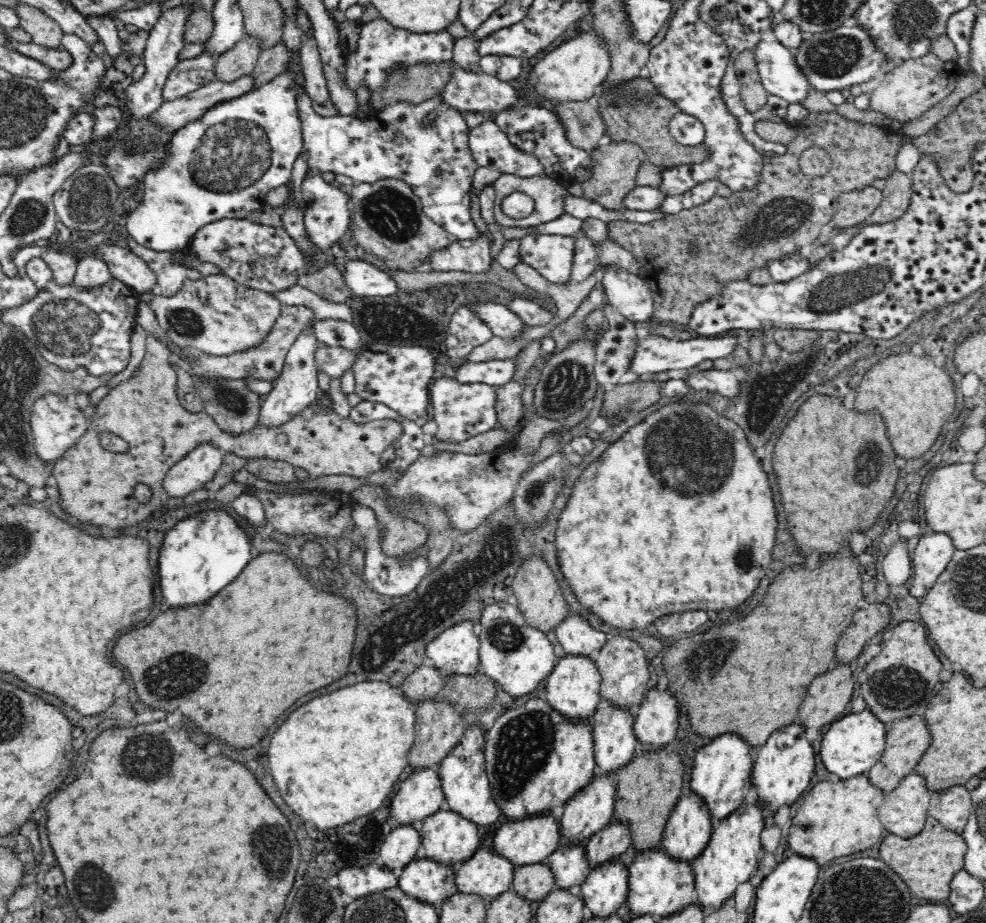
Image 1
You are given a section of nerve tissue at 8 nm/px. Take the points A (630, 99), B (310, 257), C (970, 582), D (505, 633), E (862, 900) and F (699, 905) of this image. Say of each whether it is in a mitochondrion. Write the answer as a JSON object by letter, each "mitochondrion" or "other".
{"A":"mitochondrion","B":"other","C":"mitochondrion","D":"mitochondrion","E":"mitochondrion","F":"other"}

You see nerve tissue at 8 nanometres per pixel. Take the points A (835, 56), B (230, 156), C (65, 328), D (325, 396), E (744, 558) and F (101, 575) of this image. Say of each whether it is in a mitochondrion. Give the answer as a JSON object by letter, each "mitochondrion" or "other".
{"A":"mitochondrion","B":"mitochondrion","C":"mitochondrion","D":"other","E":"mitochondrion","F":"other"}

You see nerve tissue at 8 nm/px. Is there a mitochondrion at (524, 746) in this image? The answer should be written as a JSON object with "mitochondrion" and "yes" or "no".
{"mitochondrion":"yes"}

